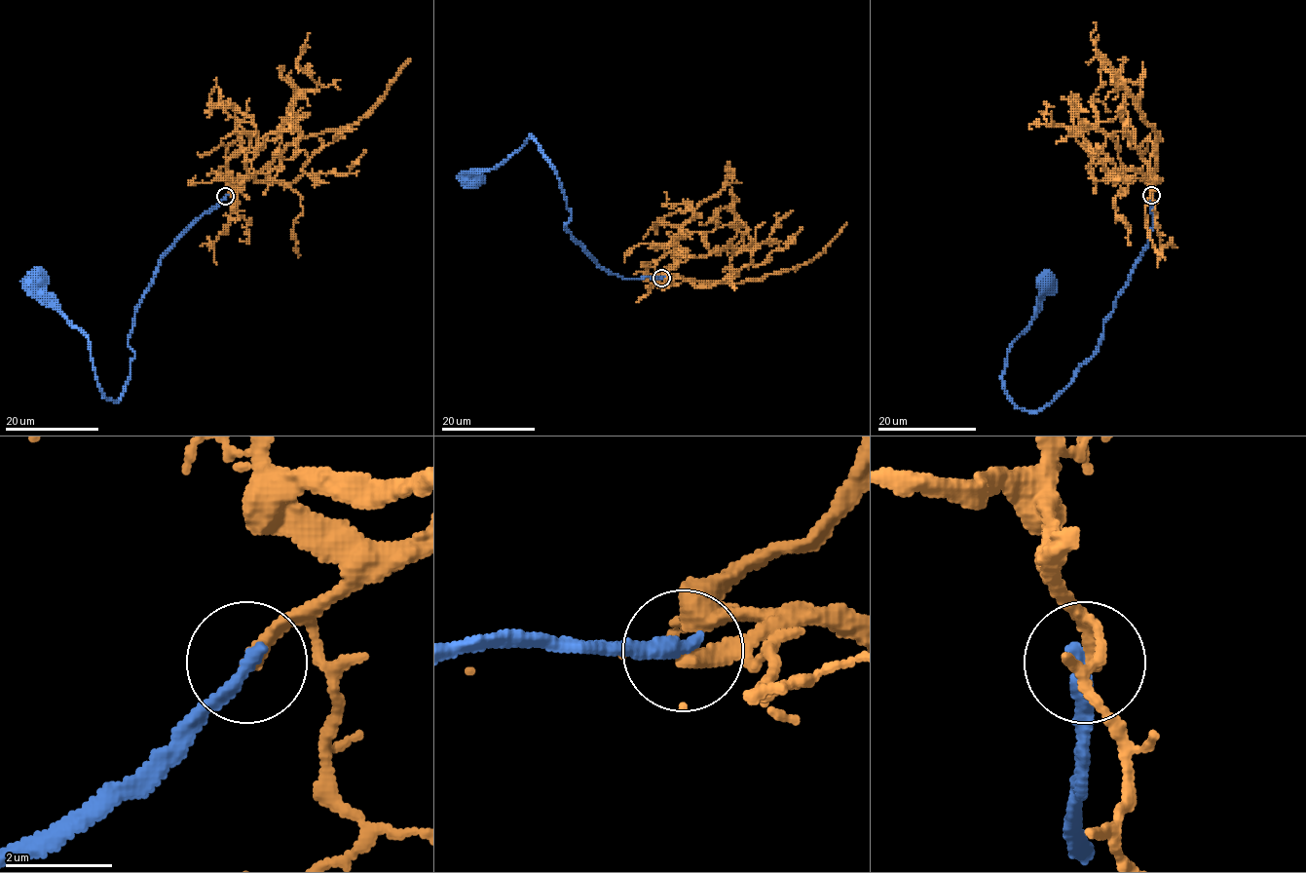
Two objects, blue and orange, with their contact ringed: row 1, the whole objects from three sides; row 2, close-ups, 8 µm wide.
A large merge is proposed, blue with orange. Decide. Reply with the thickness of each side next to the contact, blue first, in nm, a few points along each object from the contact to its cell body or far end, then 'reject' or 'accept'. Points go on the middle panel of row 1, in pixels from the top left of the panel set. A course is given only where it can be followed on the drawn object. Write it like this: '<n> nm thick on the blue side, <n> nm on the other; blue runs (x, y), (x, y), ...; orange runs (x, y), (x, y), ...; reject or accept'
280 nm thick on the blue side, 280 nm on the other; blue runs (661, 278), (613, 275), (577, 242), (563, 226), (572, 212), (561, 183), (530, 136), (472, 180); orange runs (661, 278), (680, 276), (727, 284), (761, 281), (767, 275), (796, 270), (814, 259), (847, 223); reject

